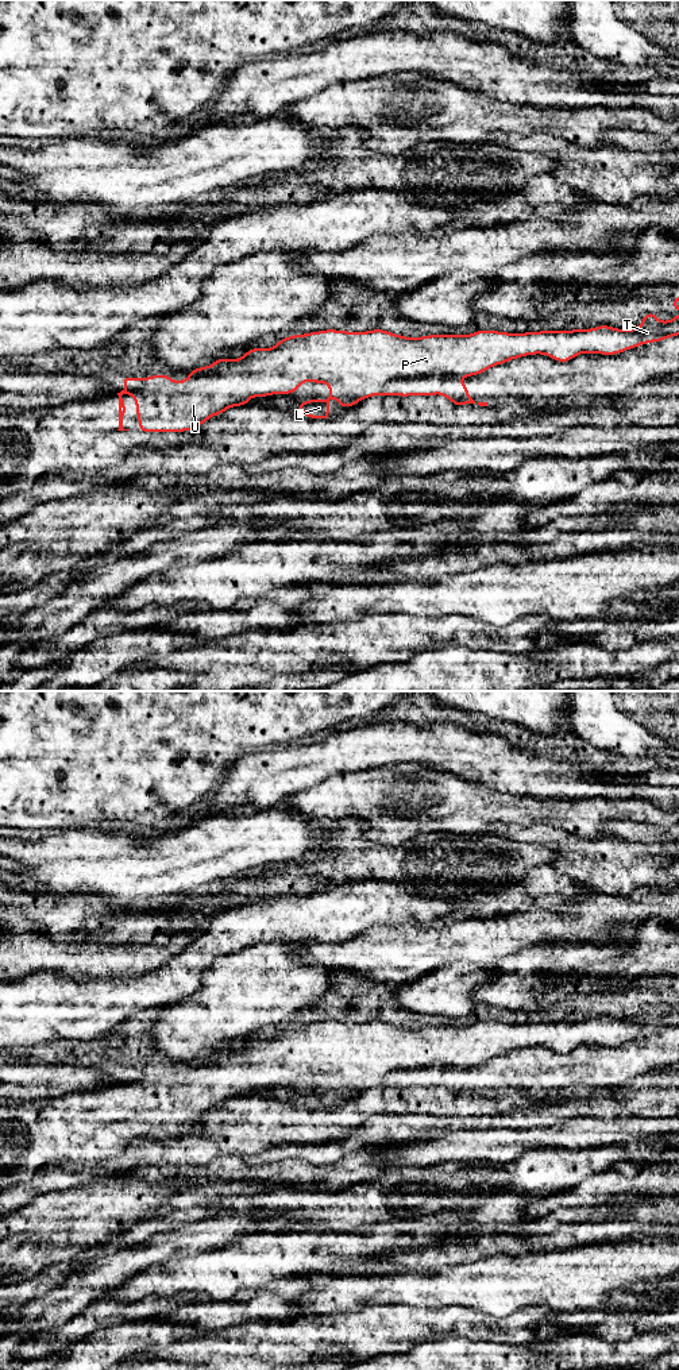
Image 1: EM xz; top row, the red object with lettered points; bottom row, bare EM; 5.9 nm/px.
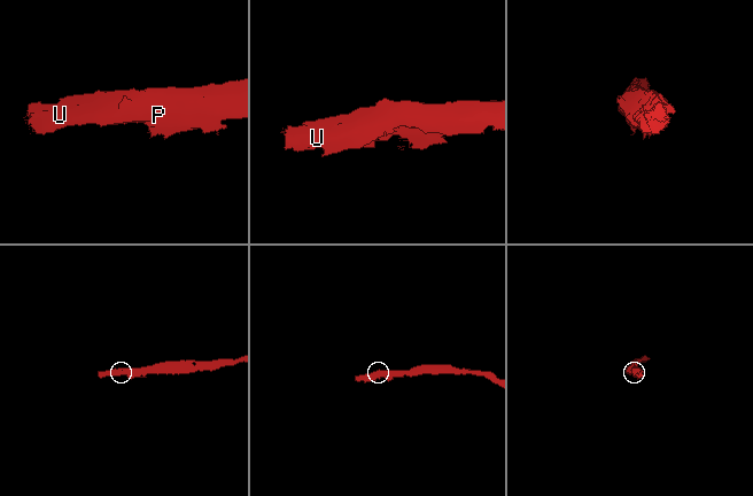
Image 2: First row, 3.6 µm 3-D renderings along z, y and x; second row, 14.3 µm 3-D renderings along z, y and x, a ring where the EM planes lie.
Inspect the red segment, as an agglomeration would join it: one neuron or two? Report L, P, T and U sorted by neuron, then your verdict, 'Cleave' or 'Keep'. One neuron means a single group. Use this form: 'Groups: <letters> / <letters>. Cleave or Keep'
Groups: L P T U. Keep

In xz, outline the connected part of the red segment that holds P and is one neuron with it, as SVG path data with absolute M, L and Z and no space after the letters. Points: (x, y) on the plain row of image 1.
M652 1003L645 1004L644 1008L643 1008L643 1014L639 1018L632 1019L632 1020L618 1020L618 1019L614 1019L614 1018L610 1018L610 1016L598 1016L598 1018L594 1018L594 1019L590 1019L590 1020L571 1020L571 1022L544 1022L543 1020L543 1022L539 1022L539 1023L524 1023L524 1024L509 1024L509 1023L482 1020L482 1022L477 1022L477 1023L470 1024L470 1026L448 1024L448 1026L428 1026L428 1027L420 1027L420 1029L401 1027L401 1026L396 1026L396 1024L391 1024L389 1022L385 1022L385 1020L371 1020L371 1022L366 1022L366 1023L348 1023L348 1022L324 1020L324 1022L309 1023L309 1024L304 1024L304 1026L292 1026L292 1027L288 1027L285 1030L278 1031L278 1034L271 1039L250 1039L239 1050L220 1049L209 1057L190 1061L189 1068L185 1072L173 1072L166 1065L159 1065L159 1066L155 1065L155 1066L151 1066L148 1069L121 1068L121 1073L126 1076L126 1080L121 1081L120 1084L117 1084L117 1087L119 1087L119 1120L117 1122L130 1122L130 1120L123 1119L123 1107L126 1104L128 1104L128 1101L130 1101L126 1097L124 1091L121 1089L123 1085L131 1085L134 1088L134 1093L138 1097L136 1107L138 1107L139 1119L136 1122L143 1122L143 1123L148 1123L148 1124L194 1122L196 1119L202 1116L211 1108L221 1105L229 1099L247 1096L248 1092L252 1088L258 1089L258 1088L267 1088L267 1087L273 1087L273 1085L286 1085L288 1087L290 1084L297 1083L300 1080L300 1076L304 1074L304 1073L327 1074L329 1077L329 1088L327 1091L306 1091L304 1093L297 1095L296 1099L304 1107L306 1107L308 1109L329 1111L329 1091L331 1089L335 1089L339 1093L339 1096L344 1100L344 1099L354 1097L360 1091L364 1091L364 1089L369 1089L369 1088L373 1088L373 1087L410 1088L410 1087L441 1085L448 1092L451 1092L454 1096L463 1097L466 1095L475 1095L475 1092L470 1088L467 1076L459 1073L460 1069L482 1065L486 1061L489 1061L490 1058L494 1058L497 1056L504 1056L504 1054L506 1054L512 1050L518 1050L521 1047L541 1045L541 1046L547 1046L547 1047L555 1050L556 1053L564 1054L564 1053L568 1053L568 1051L571 1051L572 1049L575 1049L576 1046L580 1046L580 1045L617 1046L617 1045L621 1045L626 1041L632 1041L632 1039L636 1039L639 1037L643 1037L645 1034L656 1034L656 1033L661 1033L661 1031L666 1031L666 1030L672 1029L672 1027L679 1027L679 1006L675 1006L672 1011L660 1012L657 1010L657 1007Z

